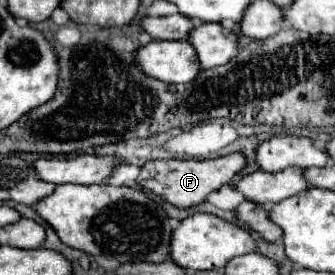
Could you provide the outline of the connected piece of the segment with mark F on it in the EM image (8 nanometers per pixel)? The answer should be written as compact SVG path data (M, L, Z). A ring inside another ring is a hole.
M234 152L214 160L152 160L146 162L140 170L138 184L144 190L150 190L178 208L190 208L202 204L212 192L230 184L230 180L246 166L246 156Z

